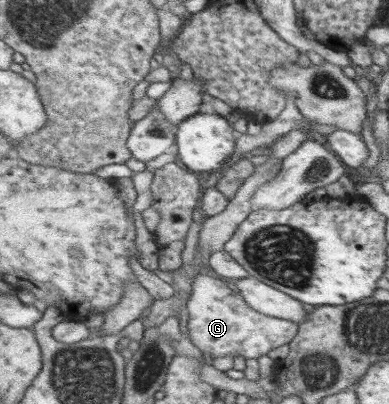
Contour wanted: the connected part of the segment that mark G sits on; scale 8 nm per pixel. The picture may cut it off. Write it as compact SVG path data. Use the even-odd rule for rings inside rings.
M202 271L193 279L190 289L186 305L189 339L203 353L213 357L263 357L268 351L277 351L277 347L289 345L300 330L300 324L289 319L273 318L255 311L241 293L227 287L227 282L211 272Z

